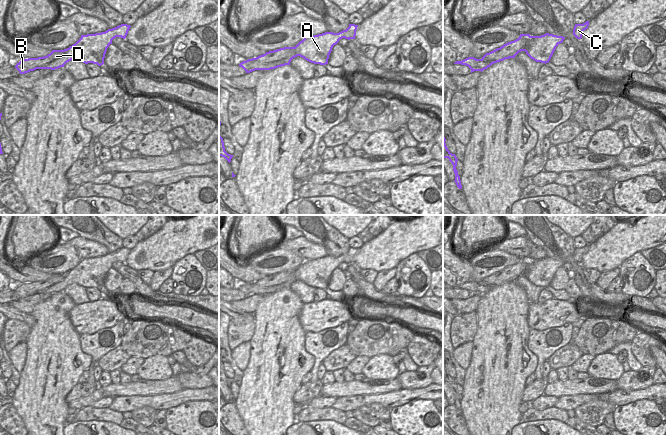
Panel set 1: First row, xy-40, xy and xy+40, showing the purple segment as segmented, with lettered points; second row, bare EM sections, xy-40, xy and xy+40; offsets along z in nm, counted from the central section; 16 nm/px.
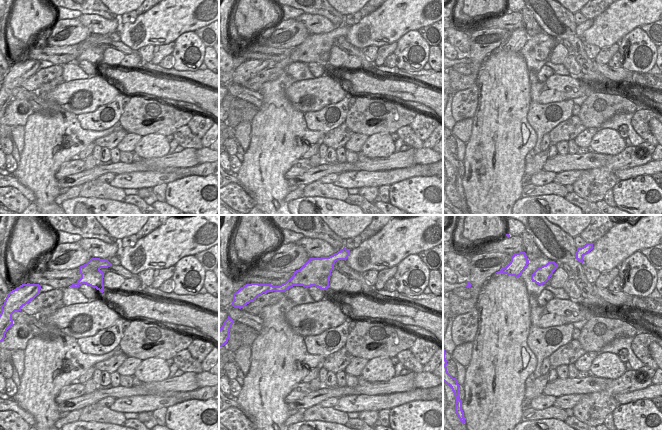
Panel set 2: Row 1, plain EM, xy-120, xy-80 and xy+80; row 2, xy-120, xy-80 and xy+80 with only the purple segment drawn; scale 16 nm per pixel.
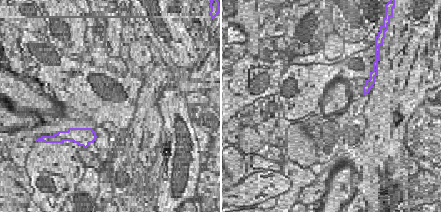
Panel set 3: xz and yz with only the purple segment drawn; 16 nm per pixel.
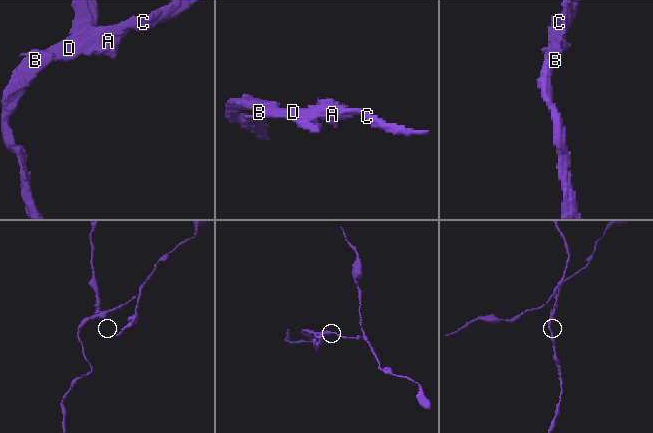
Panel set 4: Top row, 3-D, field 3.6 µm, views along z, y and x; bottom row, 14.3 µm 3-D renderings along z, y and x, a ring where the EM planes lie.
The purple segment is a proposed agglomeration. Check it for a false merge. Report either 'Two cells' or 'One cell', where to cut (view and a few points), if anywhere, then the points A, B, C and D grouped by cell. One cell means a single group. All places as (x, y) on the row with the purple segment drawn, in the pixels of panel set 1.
Two cells. Split along xy+40 (532, 36), (527, 39), (527, 47), (524, 50). Groups: A C / B D

